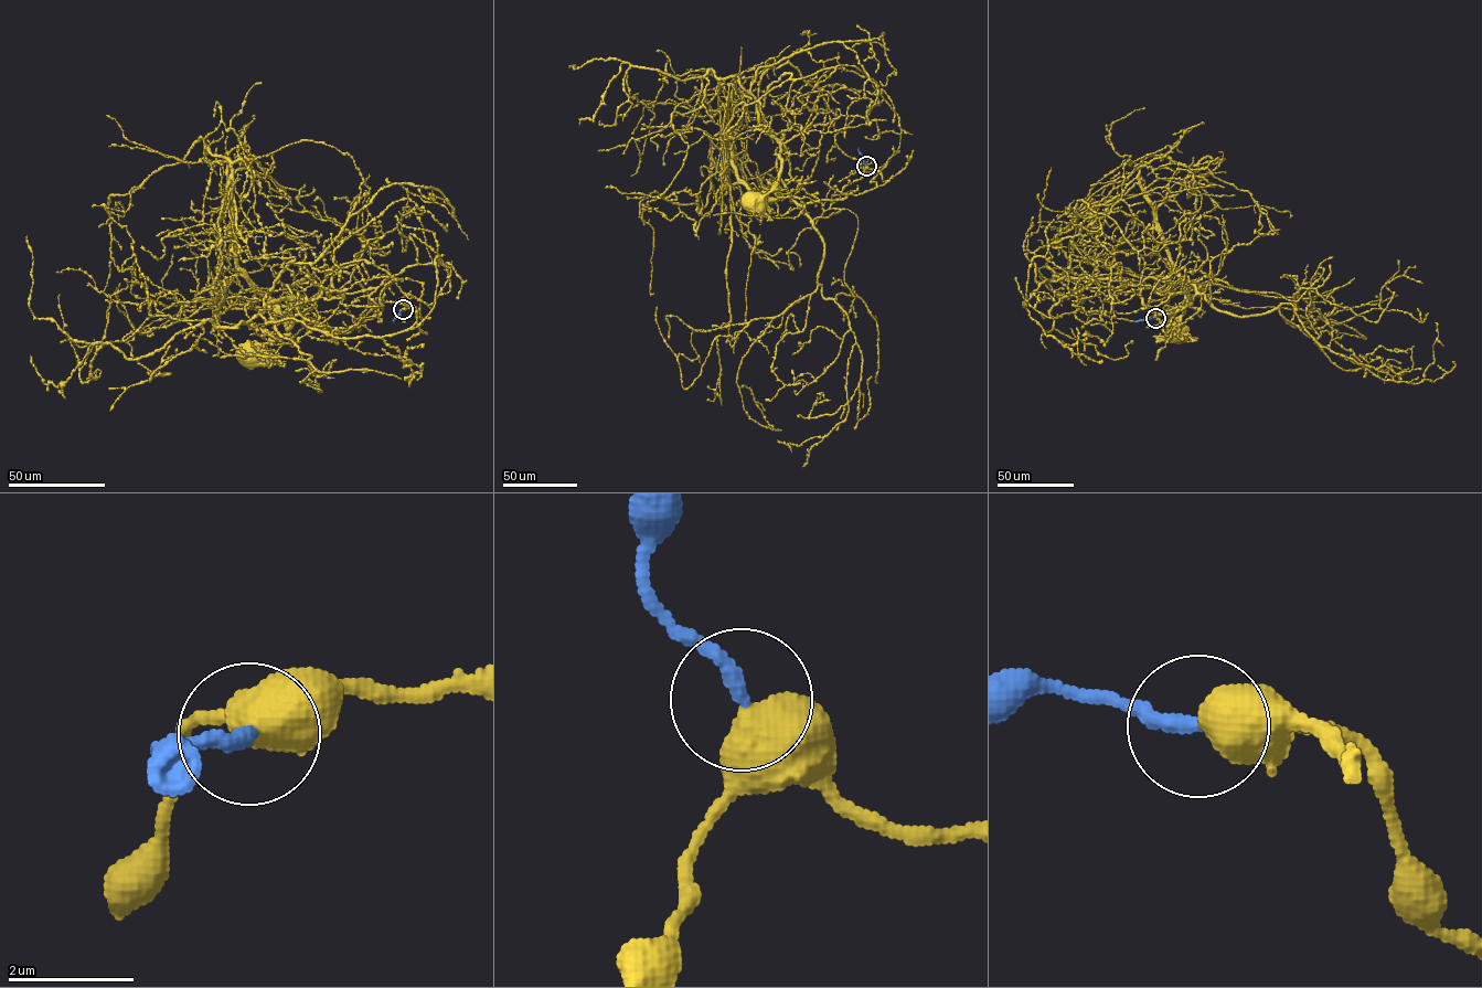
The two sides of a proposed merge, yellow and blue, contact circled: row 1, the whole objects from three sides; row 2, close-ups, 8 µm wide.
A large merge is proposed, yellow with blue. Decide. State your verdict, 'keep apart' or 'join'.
join

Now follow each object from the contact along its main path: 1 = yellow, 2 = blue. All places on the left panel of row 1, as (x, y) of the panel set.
1: (403, 309), (320, 286), (318, 321), (284, 342), (201, 136), (119, 209)
2: (403, 309), (393, 322)

